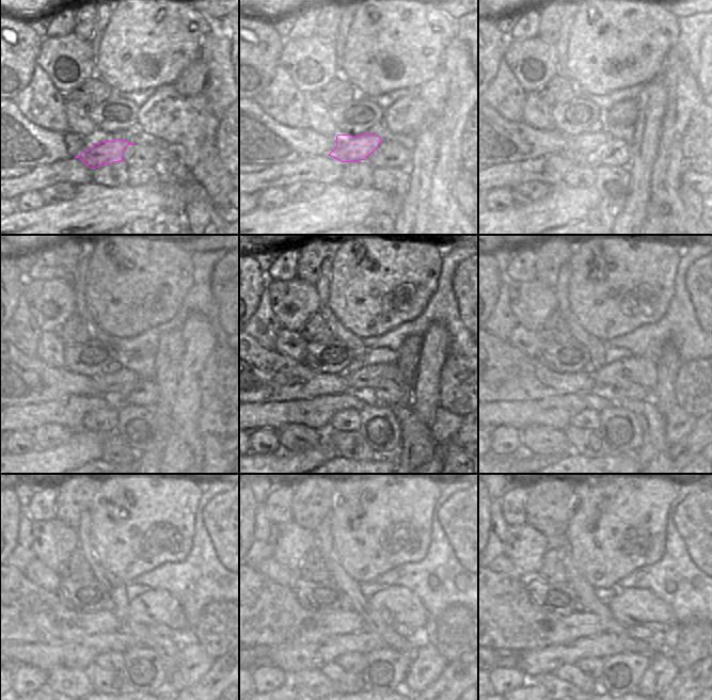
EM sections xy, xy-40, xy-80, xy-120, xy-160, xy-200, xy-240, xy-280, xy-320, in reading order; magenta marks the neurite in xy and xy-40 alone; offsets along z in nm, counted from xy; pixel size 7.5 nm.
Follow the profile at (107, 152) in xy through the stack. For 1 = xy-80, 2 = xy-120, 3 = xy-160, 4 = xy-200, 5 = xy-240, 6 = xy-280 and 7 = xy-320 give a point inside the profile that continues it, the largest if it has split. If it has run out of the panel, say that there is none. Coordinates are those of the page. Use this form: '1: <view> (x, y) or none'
1: xy-80 (584, 144)
2: xy-120 (120, 384)
3: xy-160 (363, 381)
4: xy-200 (641, 370)
5: xy-240 (155, 606)
6: xy-280 (395, 605)
7: xy-320 (641, 607)

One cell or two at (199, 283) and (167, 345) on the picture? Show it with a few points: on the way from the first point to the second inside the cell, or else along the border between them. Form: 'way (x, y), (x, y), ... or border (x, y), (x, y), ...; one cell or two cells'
border (182, 328), (163, 332), (157, 345); two cells

